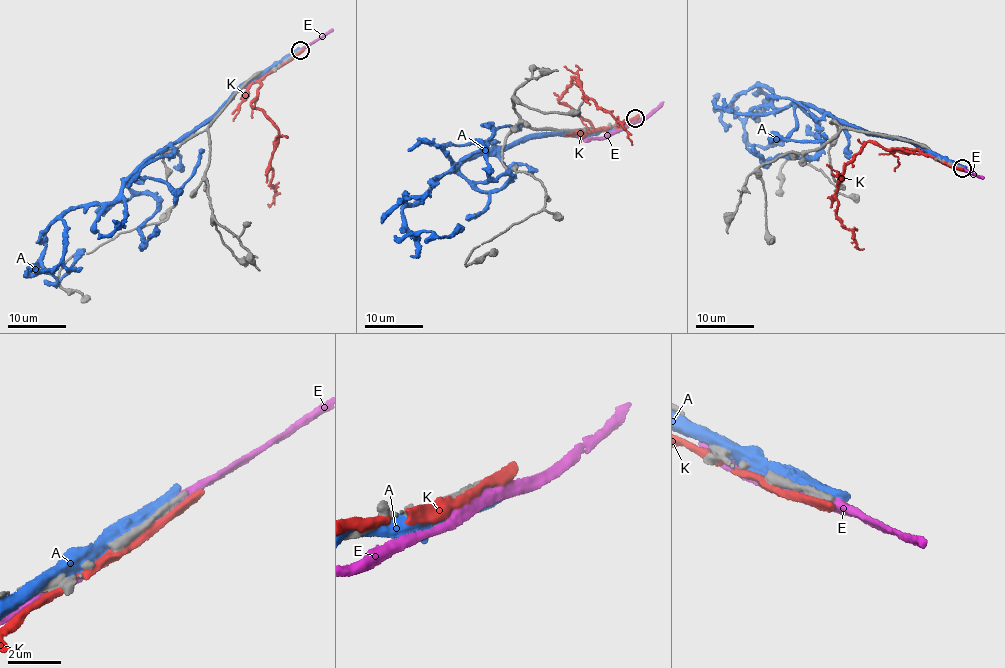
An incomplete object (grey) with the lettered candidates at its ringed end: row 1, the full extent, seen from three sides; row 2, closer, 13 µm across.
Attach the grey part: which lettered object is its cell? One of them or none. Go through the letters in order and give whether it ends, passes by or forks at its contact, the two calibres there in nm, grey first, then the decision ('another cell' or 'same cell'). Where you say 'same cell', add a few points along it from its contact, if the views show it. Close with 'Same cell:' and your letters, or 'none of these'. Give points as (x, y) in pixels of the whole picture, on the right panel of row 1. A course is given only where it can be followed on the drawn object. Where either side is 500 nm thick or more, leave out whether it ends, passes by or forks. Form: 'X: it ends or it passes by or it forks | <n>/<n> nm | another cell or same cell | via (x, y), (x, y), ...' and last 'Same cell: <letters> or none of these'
A: 280/500 nm | another cell
E: it passes by | 260/440 nm | another cell
K: it passes by | 260/280 nm | another cell
Same cell: none of these

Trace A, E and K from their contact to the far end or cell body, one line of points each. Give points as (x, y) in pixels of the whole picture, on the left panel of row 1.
A: (291, 55), (144, 158), (118, 197), (57, 216), (45, 232), (43, 268), (61, 280), (85, 249)
E: (294, 54), (277, 68), (247, 83), (245, 88)
K: (293, 56), (261, 77), (251, 105), (278, 133), (270, 160), (270, 187), (275, 189), (272, 204), (268, 203)

